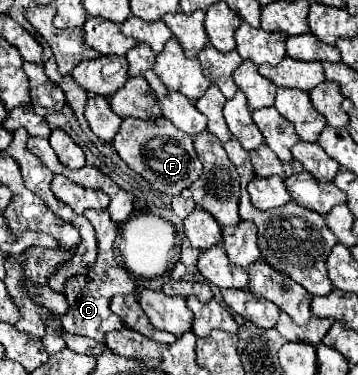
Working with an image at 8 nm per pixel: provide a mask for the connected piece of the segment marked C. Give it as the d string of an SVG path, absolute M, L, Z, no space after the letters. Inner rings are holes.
M86 210L84 216L92 222L96 234L98 234L98 258L88 270L88 274L78 274L76 278L68 278L64 284L64 296L68 302L68 312L62 314L62 326L64 330L80 336L90 336L98 342L104 342L106 334L112 330L122 330L126 328L116 314L110 310L110 300L114 294L134 294L136 292L136 280L132 274L128 274L122 266L116 262L114 254L114 240L118 236L118 226L112 222L108 210Z

